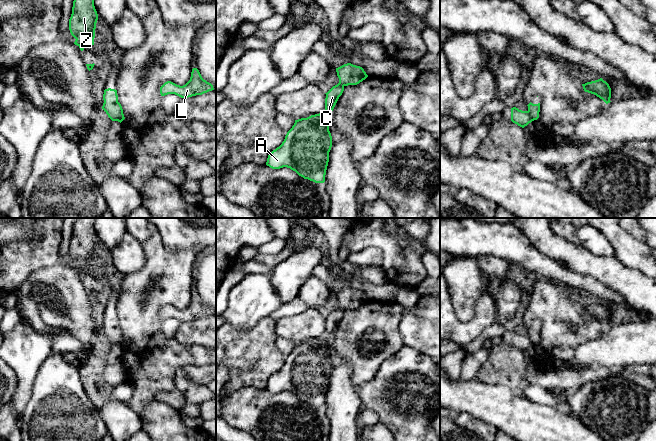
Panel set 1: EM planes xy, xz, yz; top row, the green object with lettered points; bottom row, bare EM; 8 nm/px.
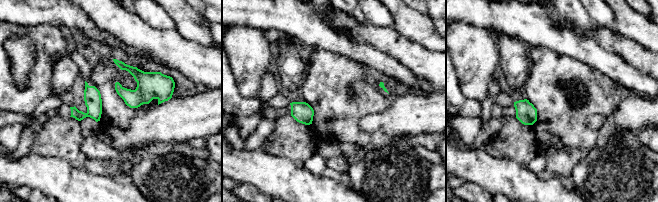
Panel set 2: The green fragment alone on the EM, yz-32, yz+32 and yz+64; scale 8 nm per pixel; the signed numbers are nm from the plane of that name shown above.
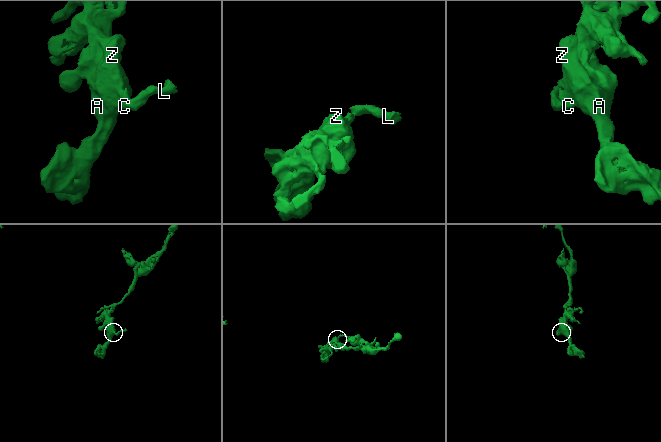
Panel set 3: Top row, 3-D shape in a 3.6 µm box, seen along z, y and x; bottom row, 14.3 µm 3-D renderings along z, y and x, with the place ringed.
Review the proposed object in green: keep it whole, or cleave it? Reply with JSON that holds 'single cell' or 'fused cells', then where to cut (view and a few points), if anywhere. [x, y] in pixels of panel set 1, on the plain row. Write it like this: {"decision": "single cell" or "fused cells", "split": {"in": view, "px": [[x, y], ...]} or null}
{"decision": "fused cells", "split": {"in": "yz", "px": [[527, 335], [532, 344]]}}

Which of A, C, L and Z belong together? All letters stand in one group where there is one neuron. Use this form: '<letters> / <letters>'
A C Z / L

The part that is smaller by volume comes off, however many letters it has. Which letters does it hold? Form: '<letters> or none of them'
L

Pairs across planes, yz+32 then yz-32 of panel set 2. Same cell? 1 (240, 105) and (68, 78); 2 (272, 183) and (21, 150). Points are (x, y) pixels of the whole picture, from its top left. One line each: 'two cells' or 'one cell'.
1: two cells
2: two cells

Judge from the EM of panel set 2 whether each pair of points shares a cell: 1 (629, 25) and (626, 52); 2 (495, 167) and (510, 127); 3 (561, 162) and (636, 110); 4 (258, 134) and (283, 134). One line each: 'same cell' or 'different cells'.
1: different cells
2: different cells
3: different cells
4: different cells

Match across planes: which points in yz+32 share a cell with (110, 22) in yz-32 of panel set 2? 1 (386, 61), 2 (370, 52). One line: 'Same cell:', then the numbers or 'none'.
Same cell: none

